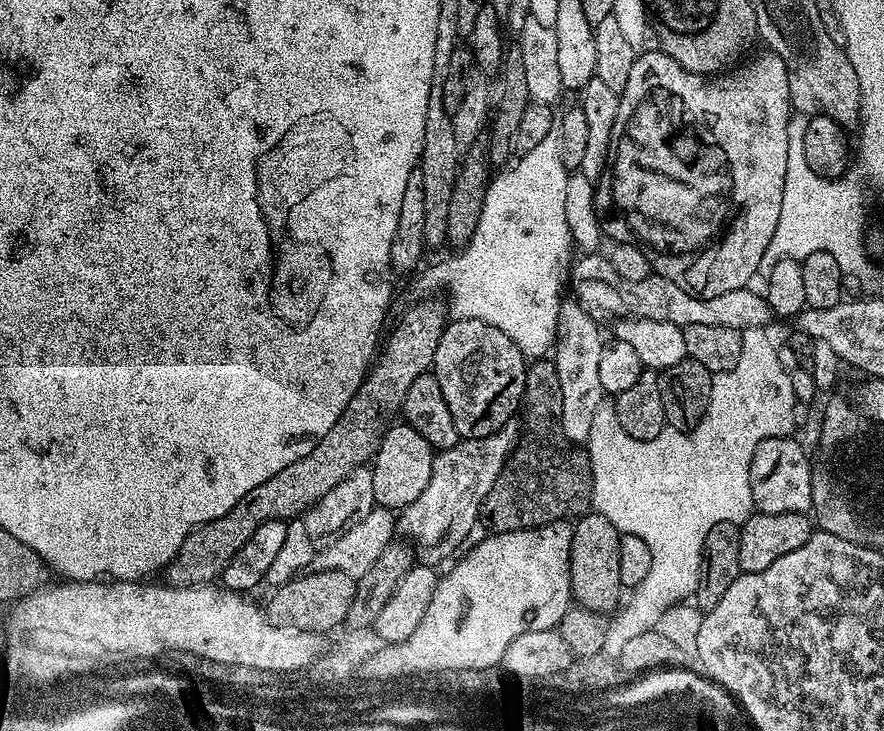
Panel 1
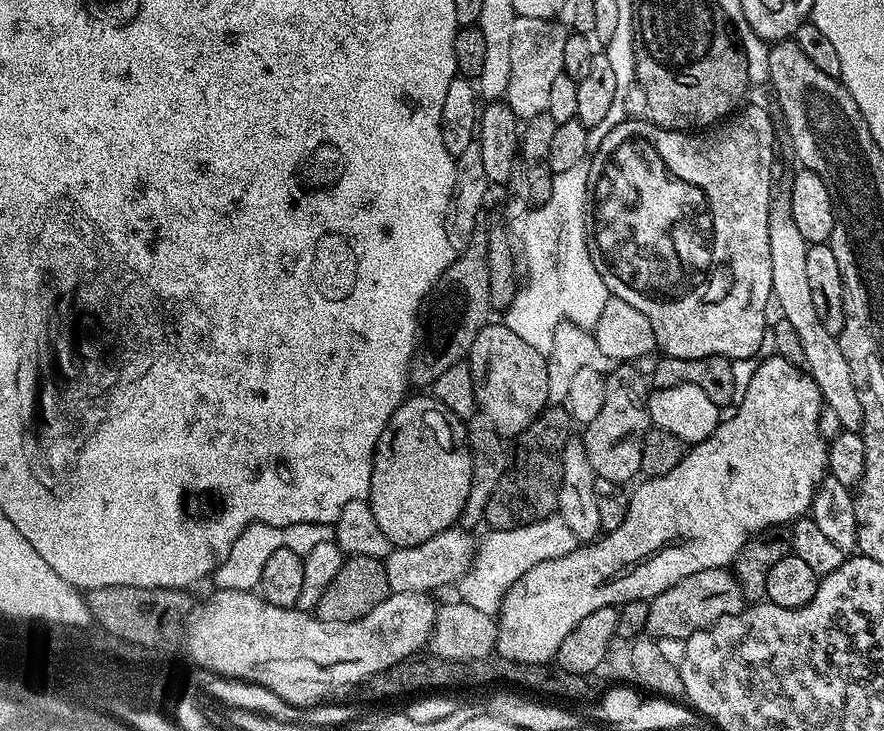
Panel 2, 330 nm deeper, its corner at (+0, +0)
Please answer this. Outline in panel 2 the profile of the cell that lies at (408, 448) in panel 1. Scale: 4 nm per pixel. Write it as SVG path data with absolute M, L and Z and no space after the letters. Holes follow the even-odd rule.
M409 395L398 406L378 442L372 459L370 490L366 497L368 505L374 510L374 519L393 548L418 546L418 542L426 542L434 538L434 534L442 534L442 530L453 527L464 513L472 485L472 455L465 421L448 415L431 395L416 395L420 396Z

